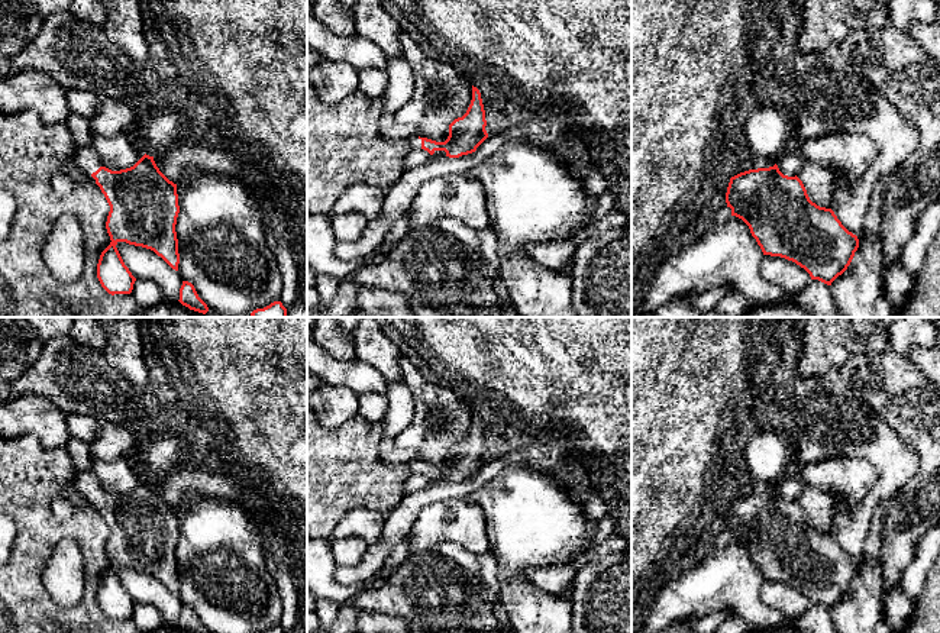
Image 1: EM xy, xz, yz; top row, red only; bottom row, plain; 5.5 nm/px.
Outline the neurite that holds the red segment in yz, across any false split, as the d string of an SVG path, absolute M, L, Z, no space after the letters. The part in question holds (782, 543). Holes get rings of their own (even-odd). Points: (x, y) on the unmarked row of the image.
M778 490L740 497L730 503L726 527L731 540L742 543L750 553L763 579L781 581L804 592L811 604L827 610L850 590L859 569L868 562L882 566L881 532L885 507L876 506L872 513L868 537L859 558L849 556L831 533L820 532L807 519L802 506L784 500Z

